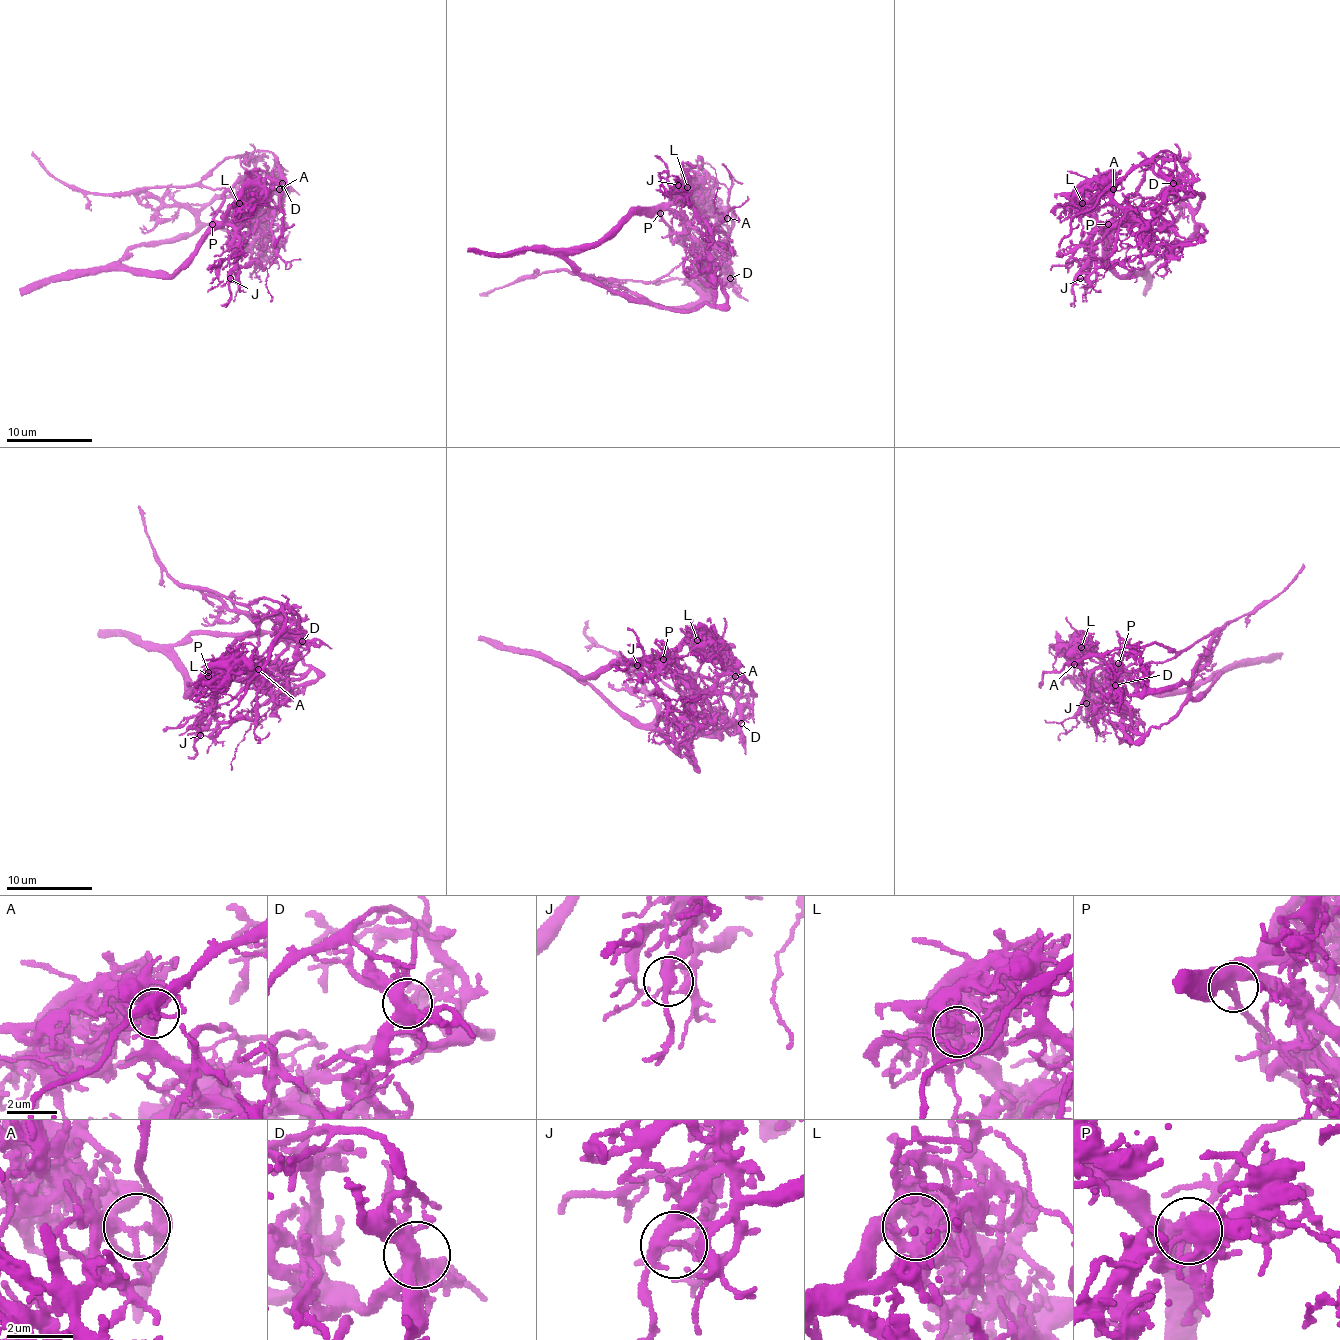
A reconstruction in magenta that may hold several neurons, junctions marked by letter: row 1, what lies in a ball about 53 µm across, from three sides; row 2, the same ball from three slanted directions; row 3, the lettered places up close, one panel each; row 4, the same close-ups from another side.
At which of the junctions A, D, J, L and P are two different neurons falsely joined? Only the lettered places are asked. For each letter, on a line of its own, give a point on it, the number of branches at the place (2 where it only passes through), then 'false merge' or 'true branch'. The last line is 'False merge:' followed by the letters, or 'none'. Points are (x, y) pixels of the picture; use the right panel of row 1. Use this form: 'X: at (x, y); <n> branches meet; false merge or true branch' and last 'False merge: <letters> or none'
A: at (1113, 189); 6 branches meet; false merge
D: at (1173, 183); 5 branches meet; true branch
J: at (1080, 278); 5 branches meet; true branch
L: at (1082, 203); 5 branches meet; false merge
P: at (1108, 224); 3 branches meet; true branch
False merge: A, L

